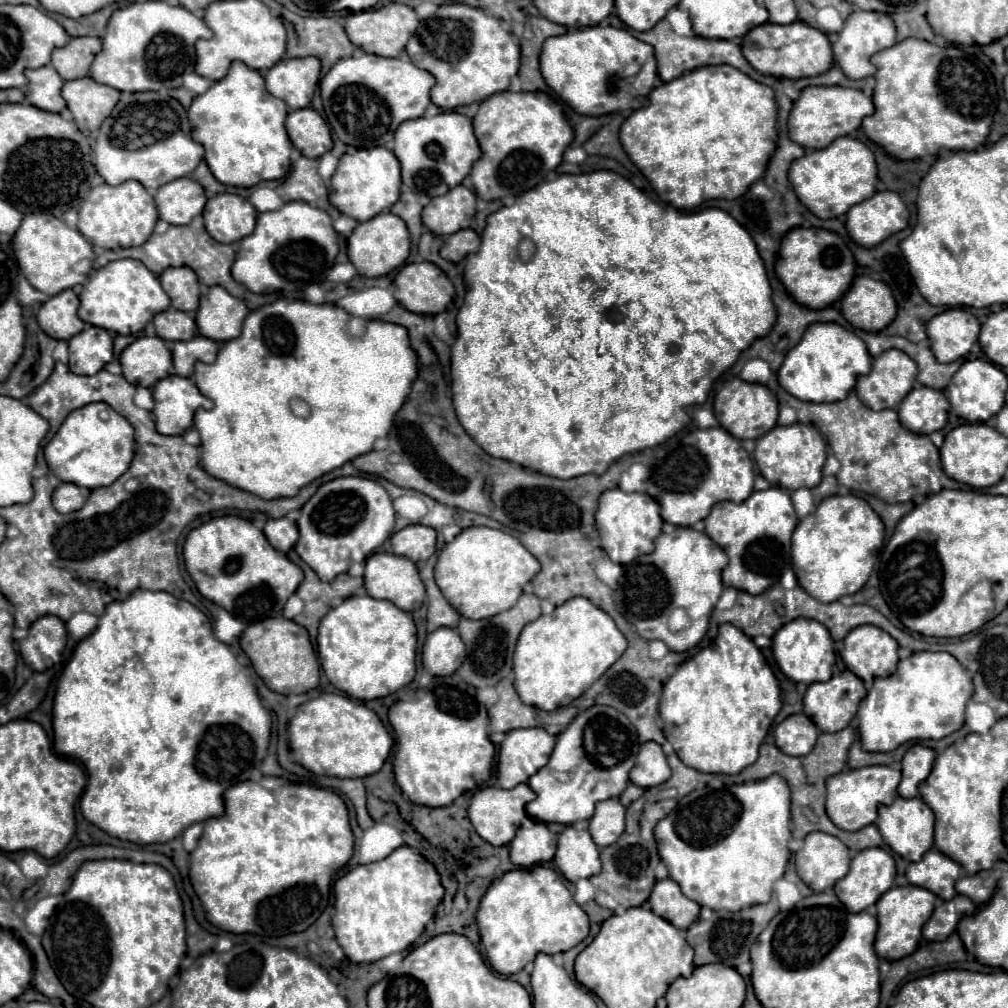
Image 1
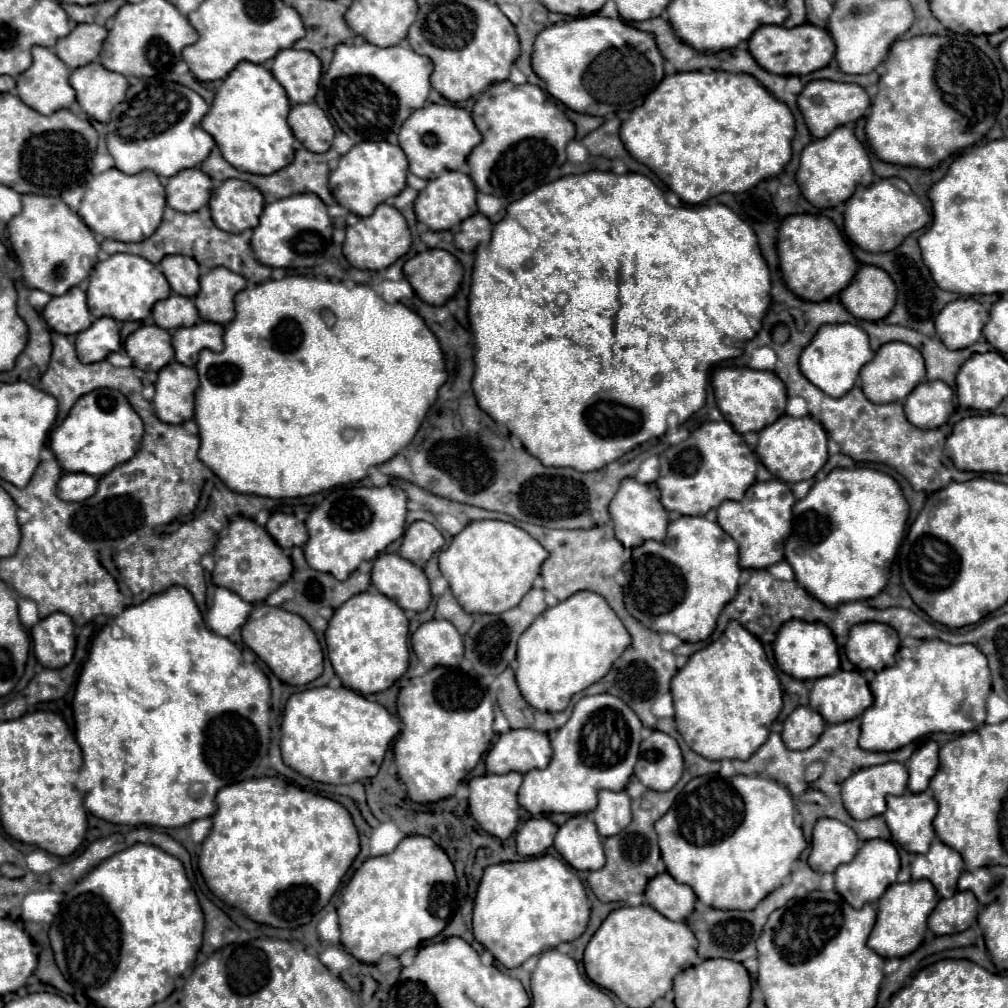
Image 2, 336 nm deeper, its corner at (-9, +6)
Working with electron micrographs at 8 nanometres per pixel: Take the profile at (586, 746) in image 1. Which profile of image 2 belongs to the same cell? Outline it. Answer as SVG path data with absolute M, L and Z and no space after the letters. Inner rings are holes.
M610 693L582 697L574 705L574 711L572 711L568 723L564 727L560 727L554 733L554 737L550 739L550 745L554 751L550 765L544 771L528 771L524 775L524 781L518 789L518 803L532 815L548 815L548 813L578 815L578 813L592 811L598 803L598 799L596 799L598 791L602 791L602 789L624 791L624 787L628 785L628 779L634 773L638 745L642 741L640 731L642 731L640 719L618 697L614 697Z

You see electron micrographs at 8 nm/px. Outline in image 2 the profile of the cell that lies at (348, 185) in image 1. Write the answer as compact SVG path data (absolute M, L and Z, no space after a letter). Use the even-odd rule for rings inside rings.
M362 141L340 157L336 171L330 173L330 191L334 199L354 215L372 215L376 205L396 197L406 187L408 161L398 145L388 141Z

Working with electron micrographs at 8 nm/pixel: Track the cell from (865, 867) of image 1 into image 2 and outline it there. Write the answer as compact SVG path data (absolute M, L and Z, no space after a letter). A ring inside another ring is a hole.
M870 839L860 847L856 857L848 865L840 865L840 869L836 869L836 873L834 873L836 891L854 909L860 909L864 903L872 903L872 901L880 899L882 893L886 891L886 887L896 883L898 869L900 869L900 857L898 857L896 847L884 839Z

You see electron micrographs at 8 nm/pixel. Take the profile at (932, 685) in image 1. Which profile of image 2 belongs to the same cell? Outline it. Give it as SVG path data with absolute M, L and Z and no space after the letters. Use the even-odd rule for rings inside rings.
M930 639L930 641L922 641L922 645L916 649L916 651L910 651L906 647L902 647L896 655L896 665L892 667L886 667L882 669L880 673L876 673L874 681L870 681L870 691L872 691L872 705L862 713L862 735L860 735L860 747L866 749L866 751L896 751L900 747L906 747L908 743L924 737L924 735L930 735L930 733L966 733L966 731L974 731L976 727L980 727L986 719L986 697L992 689L992 675L990 675L990 669L988 669L988 659L984 657L984 653L980 653L980 649L976 649L974 645L950 645L950 643L944 643L940 639Z

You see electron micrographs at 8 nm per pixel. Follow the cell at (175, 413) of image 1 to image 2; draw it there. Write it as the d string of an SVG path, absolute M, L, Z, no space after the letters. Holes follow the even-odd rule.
M170 361L158 371L156 395L152 399L156 415L164 423L184 423L194 417L194 391L198 389L198 375L192 367Z

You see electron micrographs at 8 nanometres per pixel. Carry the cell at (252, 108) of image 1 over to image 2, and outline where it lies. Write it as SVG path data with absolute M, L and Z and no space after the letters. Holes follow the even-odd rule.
M240 61L216 91L210 113L202 119L202 129L210 133L222 157L236 169L270 175L292 163L294 135L286 123L290 111L284 87L262 65Z

